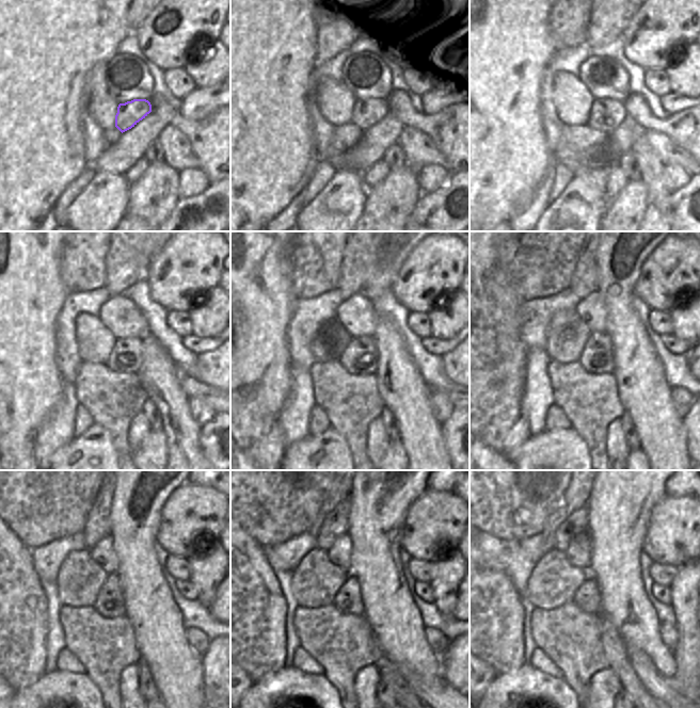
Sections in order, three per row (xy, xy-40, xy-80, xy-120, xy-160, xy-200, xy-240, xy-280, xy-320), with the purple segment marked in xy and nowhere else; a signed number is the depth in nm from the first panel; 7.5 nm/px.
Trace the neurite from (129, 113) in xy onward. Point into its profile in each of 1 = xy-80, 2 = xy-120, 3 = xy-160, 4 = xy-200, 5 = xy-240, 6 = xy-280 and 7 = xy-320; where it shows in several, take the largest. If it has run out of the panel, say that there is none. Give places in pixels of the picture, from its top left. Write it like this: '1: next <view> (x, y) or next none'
1: next xy-80 (606, 114)
2: next xy-120 (127, 355)
3: next xy-160 (361, 356)
4: next xy-200 (597, 357)
5: next xy-240 (109, 602)
6: next xy-280 (348, 599)
7: next xy-320 (587, 597)

